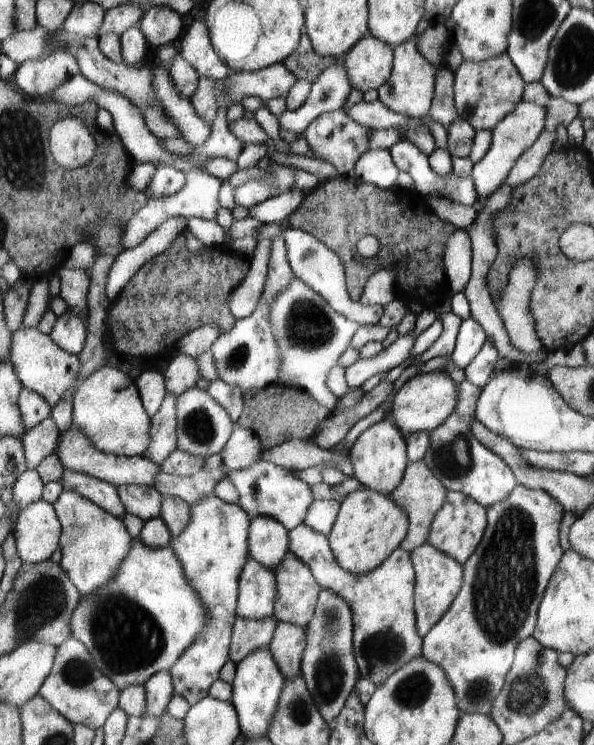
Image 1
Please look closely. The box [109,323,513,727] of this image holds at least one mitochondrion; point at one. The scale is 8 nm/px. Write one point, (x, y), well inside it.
(328, 672)

